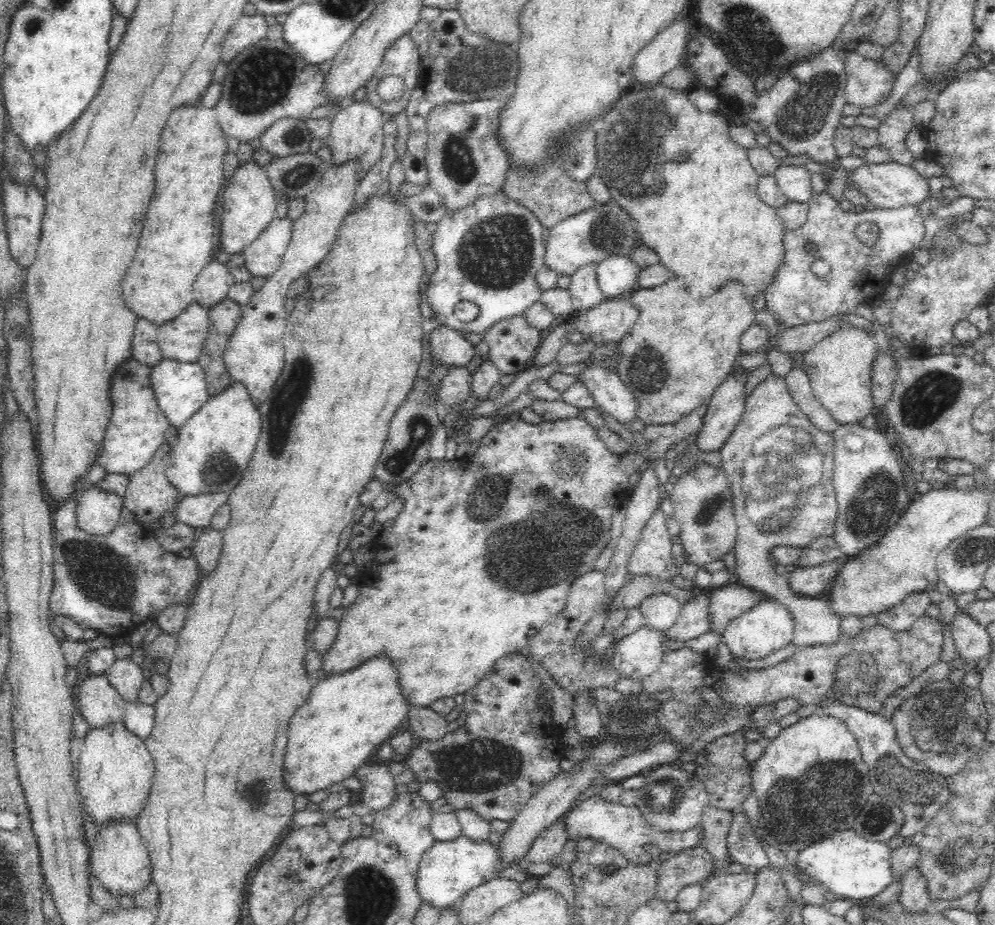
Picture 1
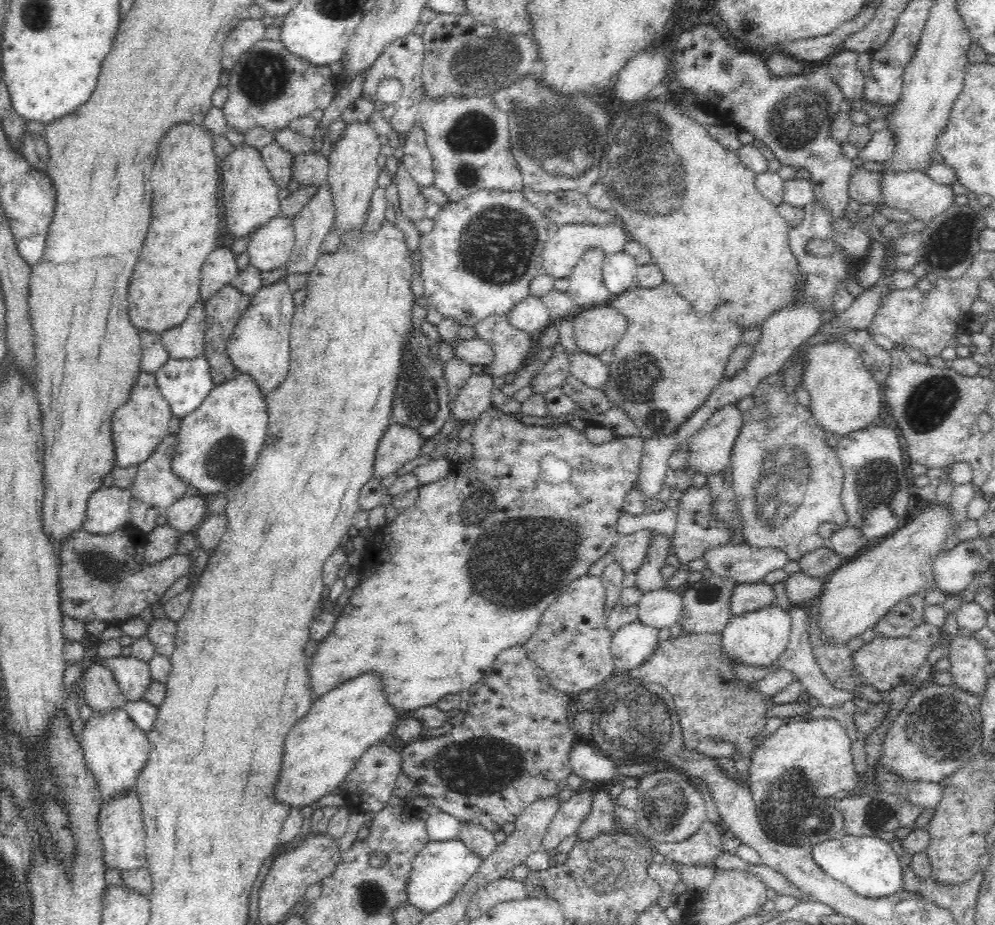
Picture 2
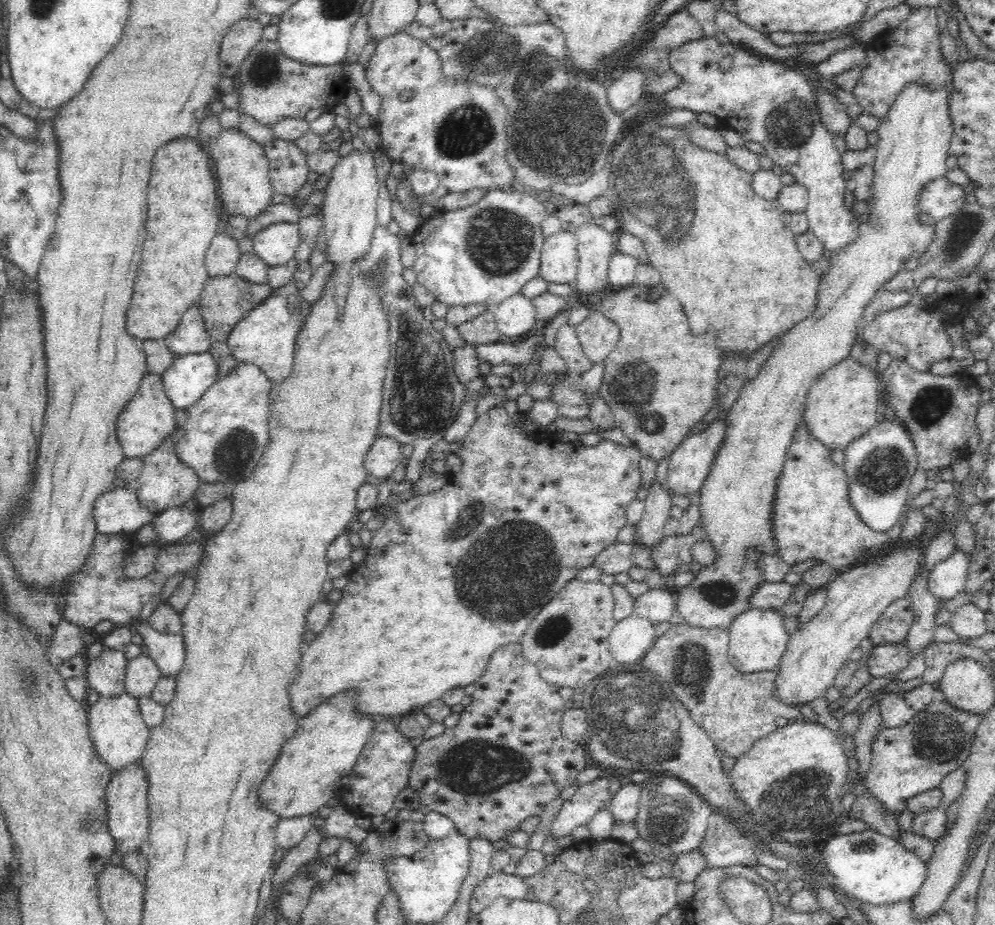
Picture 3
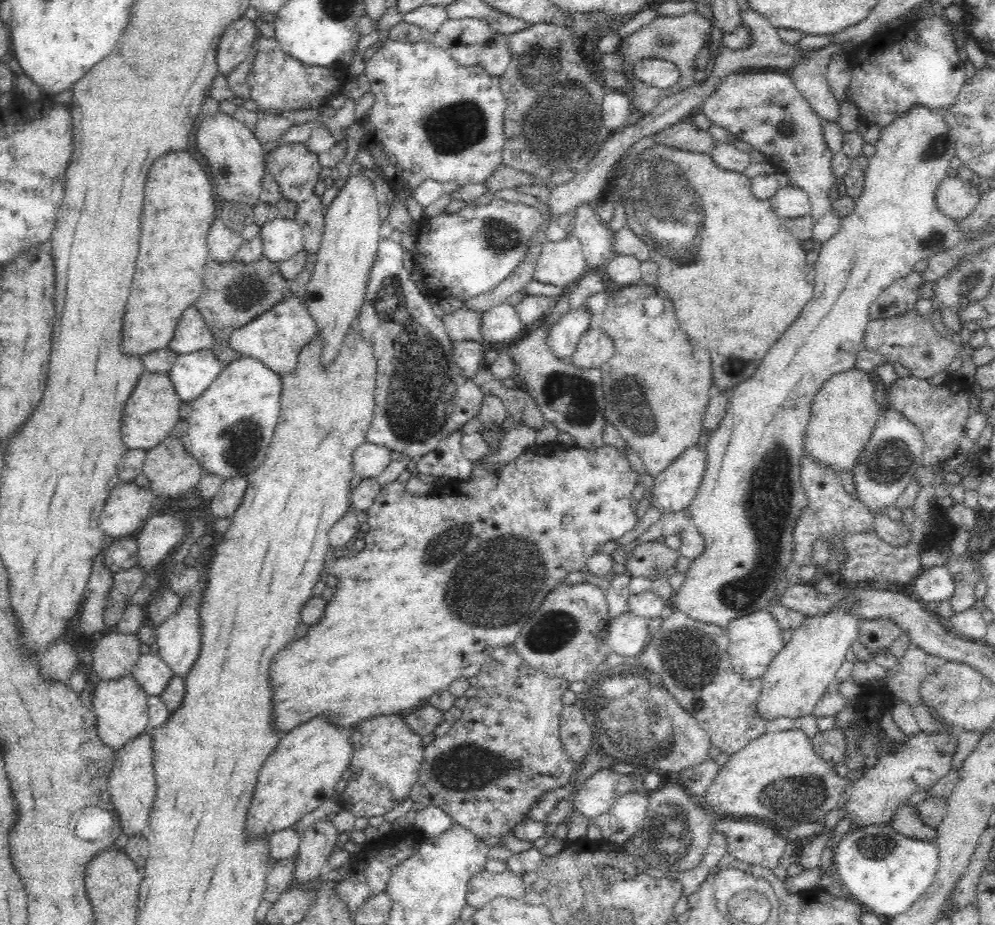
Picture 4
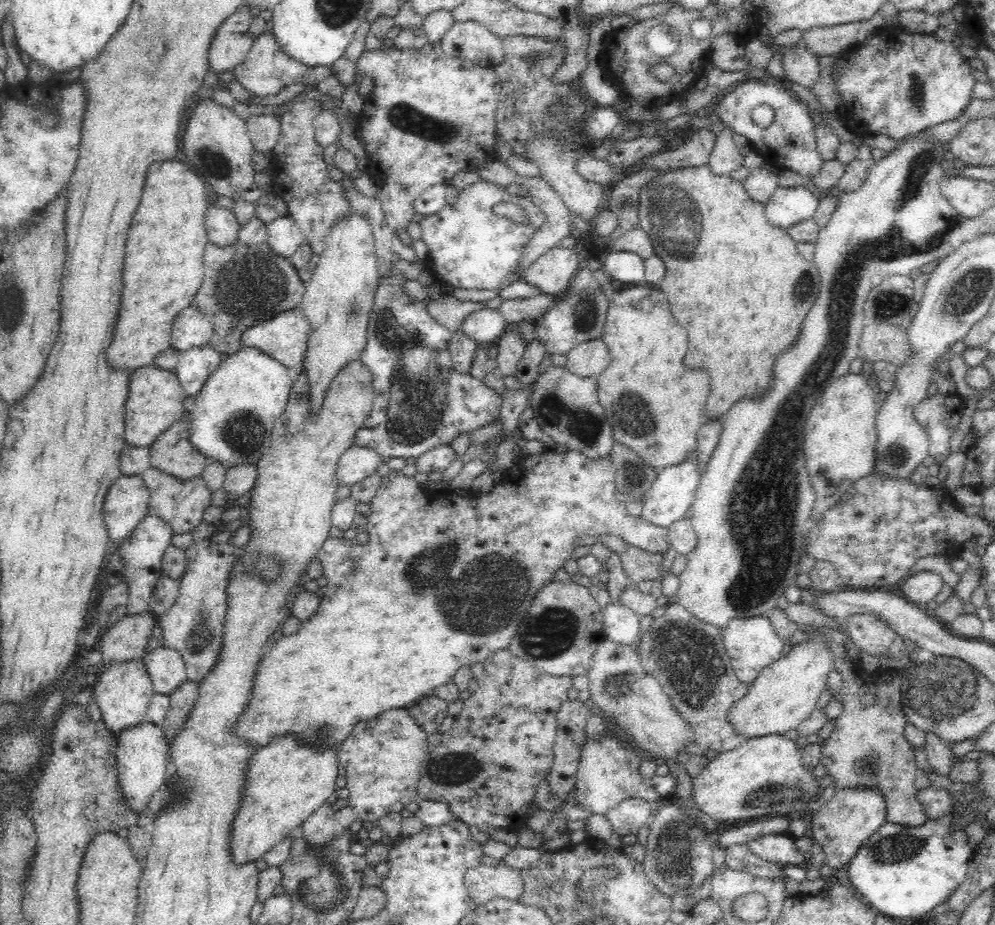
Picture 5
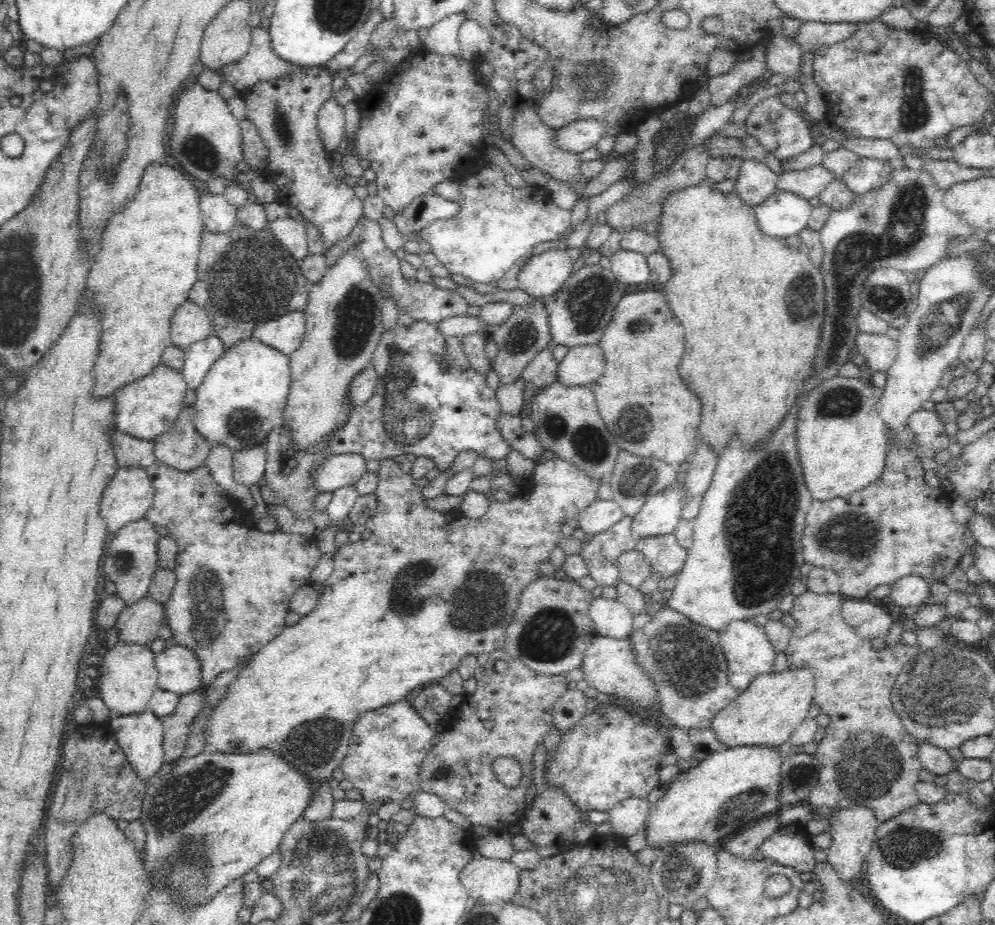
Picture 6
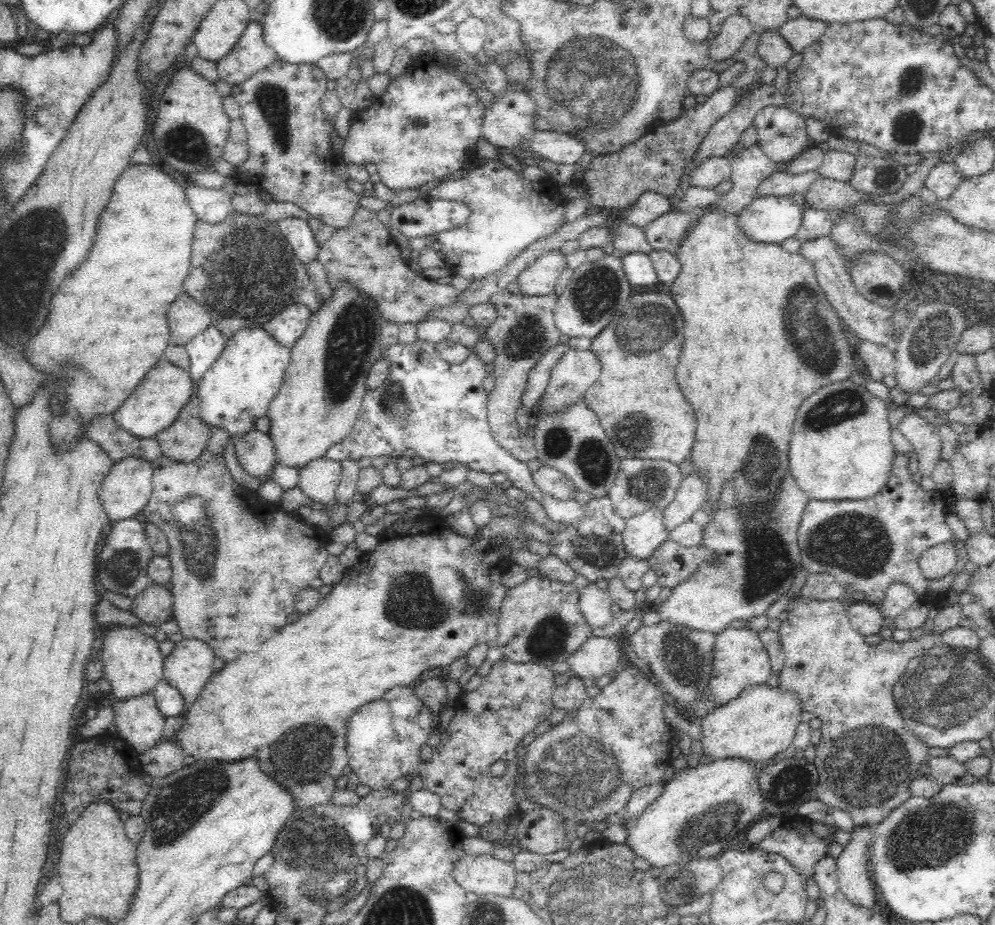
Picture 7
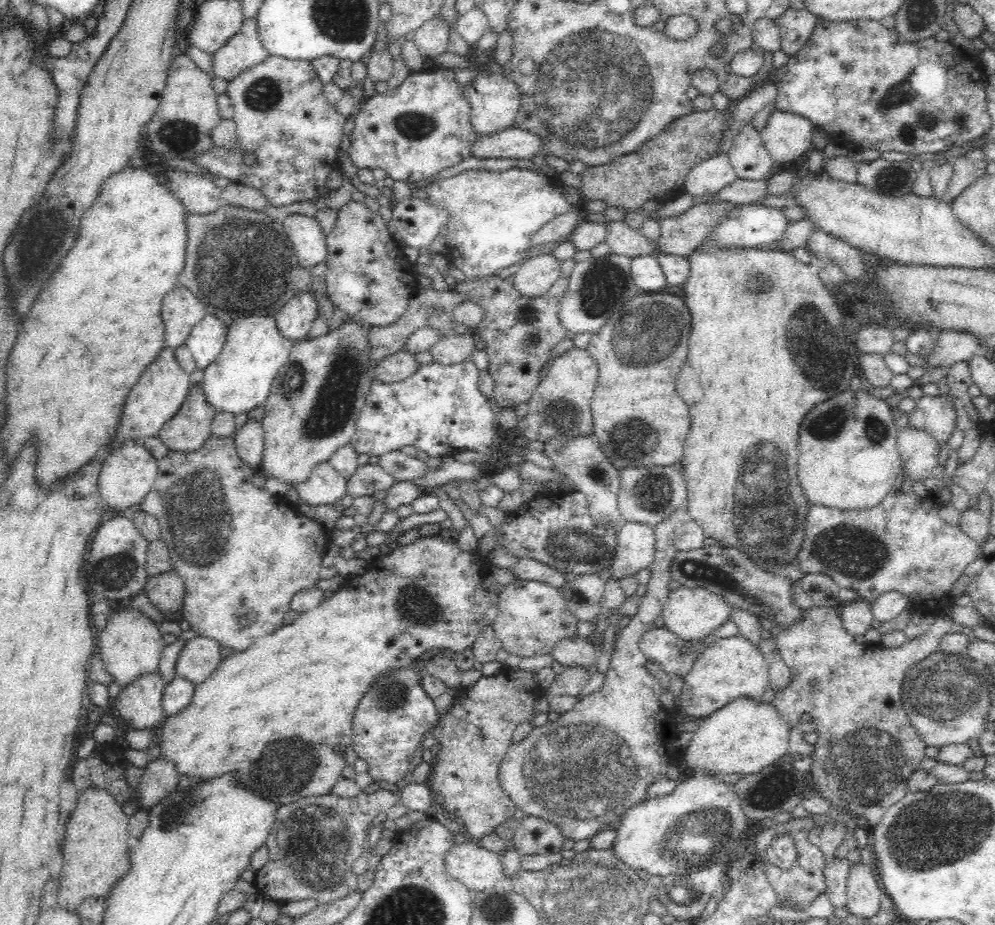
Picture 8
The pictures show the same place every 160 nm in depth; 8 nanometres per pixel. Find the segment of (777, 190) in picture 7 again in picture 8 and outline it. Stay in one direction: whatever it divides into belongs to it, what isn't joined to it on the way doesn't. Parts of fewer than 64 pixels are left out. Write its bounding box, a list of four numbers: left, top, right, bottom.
[712,179,769,205]

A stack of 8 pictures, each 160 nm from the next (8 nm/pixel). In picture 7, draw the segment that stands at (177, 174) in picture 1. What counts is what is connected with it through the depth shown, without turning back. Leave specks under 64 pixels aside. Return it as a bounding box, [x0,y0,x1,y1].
[23,165,198,448]

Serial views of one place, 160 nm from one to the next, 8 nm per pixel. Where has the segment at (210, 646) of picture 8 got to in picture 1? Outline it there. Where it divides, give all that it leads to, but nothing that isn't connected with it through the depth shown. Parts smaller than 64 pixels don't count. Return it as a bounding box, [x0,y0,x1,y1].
[104,658,147,702]

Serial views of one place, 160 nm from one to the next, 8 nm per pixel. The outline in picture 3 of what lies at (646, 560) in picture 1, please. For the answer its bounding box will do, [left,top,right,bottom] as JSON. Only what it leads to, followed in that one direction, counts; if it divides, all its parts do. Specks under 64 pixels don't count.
[595,541,636,574]

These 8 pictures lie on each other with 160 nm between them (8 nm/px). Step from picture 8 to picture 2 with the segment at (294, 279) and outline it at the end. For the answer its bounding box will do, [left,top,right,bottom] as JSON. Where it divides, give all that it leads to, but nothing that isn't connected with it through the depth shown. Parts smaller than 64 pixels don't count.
[202,284,251,385]

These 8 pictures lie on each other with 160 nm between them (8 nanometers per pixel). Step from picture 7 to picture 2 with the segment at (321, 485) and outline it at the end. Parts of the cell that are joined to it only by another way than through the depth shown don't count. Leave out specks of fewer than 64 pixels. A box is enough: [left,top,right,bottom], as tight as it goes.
[374,423,427,479]

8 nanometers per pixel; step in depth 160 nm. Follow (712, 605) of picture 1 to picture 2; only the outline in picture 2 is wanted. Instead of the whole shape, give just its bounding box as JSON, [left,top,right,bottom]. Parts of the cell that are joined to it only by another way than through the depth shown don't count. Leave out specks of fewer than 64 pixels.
[728,582,775,616]

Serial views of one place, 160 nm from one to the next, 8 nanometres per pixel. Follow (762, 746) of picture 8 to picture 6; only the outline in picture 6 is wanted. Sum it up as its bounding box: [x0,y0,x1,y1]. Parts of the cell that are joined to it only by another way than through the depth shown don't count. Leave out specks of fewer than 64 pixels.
[712,668,815,748]

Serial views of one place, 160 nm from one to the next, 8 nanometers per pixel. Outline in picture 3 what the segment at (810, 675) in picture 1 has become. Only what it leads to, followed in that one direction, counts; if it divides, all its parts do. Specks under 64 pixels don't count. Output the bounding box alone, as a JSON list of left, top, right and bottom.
[866,640,912,678]

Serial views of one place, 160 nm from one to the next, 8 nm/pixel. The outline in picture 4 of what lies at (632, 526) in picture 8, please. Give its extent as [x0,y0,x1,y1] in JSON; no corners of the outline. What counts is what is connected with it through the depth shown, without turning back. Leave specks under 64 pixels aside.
[654,444,707,515]

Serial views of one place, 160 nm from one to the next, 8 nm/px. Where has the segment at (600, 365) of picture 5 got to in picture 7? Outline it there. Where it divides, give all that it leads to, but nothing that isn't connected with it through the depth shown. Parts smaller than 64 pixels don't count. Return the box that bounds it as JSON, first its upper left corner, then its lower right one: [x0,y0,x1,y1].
[533,348,600,415]

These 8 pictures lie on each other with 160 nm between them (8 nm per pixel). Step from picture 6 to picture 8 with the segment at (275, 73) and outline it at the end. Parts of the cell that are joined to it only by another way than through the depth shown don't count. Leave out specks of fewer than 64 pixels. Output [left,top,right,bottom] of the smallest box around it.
[213,18,268,82]

